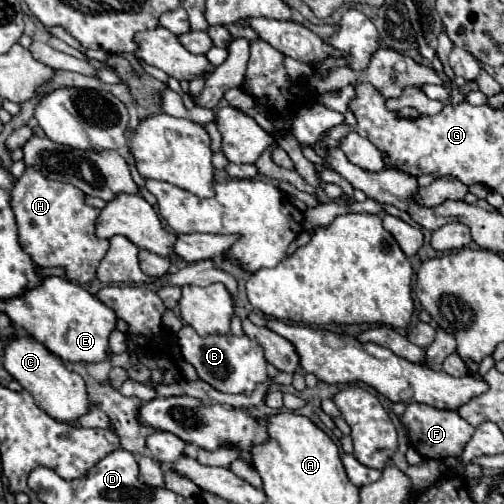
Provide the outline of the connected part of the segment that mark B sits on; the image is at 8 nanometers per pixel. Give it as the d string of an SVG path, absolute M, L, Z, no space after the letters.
M184 324L182 330L176 334L176 344L180 348L182 358L194 366L198 378L212 388L228 394L252 394L258 384L266 382L266 358L264 352L254 340L248 336L234 336L228 334L214 334L214 336L198 336L192 326Z

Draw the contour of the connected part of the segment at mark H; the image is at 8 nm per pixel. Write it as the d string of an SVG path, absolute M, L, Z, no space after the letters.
M26 168L14 182L10 206L18 222L18 240L26 254L40 268L64 268L66 278L88 284L96 278L96 268L108 250L108 240L94 234L98 208L84 204L84 194L68 182L46 180L40 172Z

